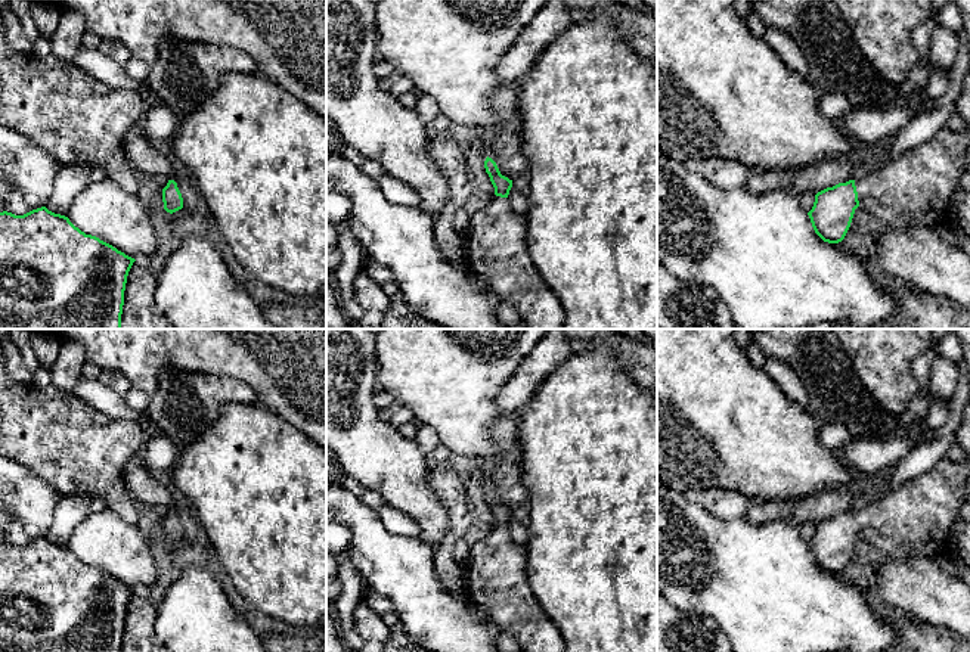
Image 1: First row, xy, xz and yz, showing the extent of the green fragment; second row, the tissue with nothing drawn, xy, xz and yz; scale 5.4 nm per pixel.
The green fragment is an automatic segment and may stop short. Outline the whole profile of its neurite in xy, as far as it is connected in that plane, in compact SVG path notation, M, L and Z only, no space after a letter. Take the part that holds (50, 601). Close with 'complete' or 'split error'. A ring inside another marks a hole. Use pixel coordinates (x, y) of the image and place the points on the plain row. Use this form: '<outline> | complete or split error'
M46 537L24 546L0 543L0 652L121 652L128 602L136 590L96 566L86 565L68 547Z | complete

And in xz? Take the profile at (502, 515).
M489 487L484 491L484 499L495 518L495 527L469 547L469 555L464 563L467 568L467 596L484 609L503 633L512 636L523 652L564 652L564 639L560 630L529 586L527 549L511 538L508 525L512 510L502 506L496 493Z | split error

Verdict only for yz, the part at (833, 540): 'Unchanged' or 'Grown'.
Grown

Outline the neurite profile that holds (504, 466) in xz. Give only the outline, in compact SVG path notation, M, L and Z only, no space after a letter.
M520 413L501 417L489 425L489 435L496 444L493 454L480 459L483 475L492 479L492 488L501 504L515 510L529 503L529 490L523 484L523 451L518 441Z

